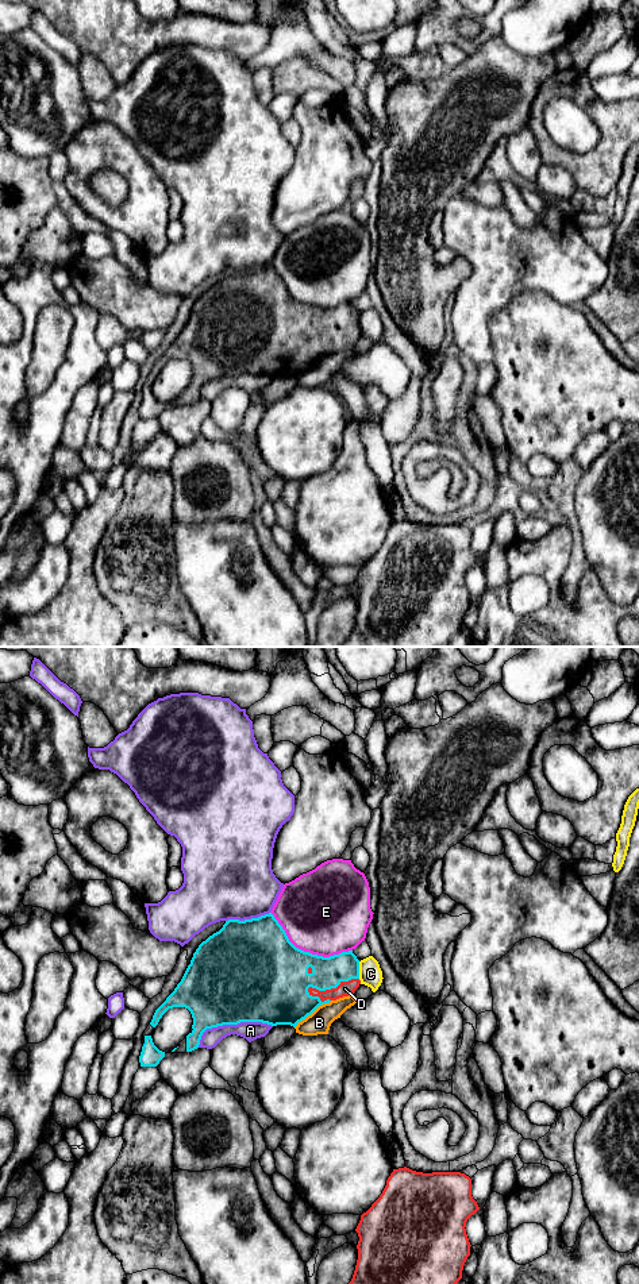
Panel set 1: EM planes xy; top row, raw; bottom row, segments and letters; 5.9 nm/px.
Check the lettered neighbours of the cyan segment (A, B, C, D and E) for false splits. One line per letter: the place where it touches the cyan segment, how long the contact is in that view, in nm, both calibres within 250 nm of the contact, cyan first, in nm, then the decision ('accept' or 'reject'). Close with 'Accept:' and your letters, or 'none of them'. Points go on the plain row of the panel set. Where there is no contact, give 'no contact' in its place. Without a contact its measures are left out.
A: xy (230, 376) | 460 nm | 500/110 nm | reject
B: xy (312, 363) | 280 nm | 380/140 nm | reject
C: xy (358, 322) | 100 nm | 190/140 nm | reject
D: xy (331, 339) | 320 nm | 240/90 nm | accept
E: xy (307, 304) | 550 nm | 440/500 nm | reject
Accept: D

